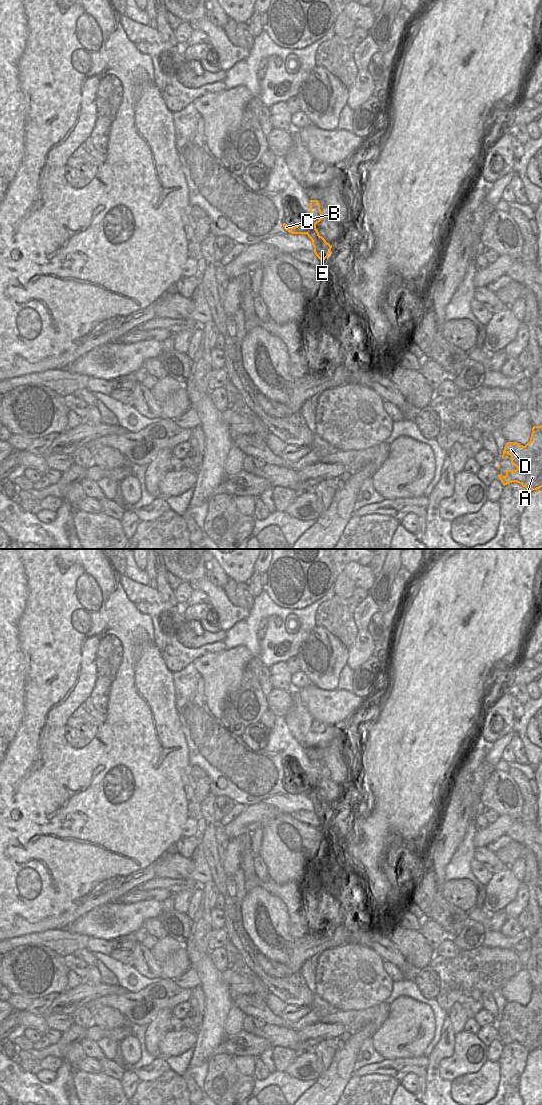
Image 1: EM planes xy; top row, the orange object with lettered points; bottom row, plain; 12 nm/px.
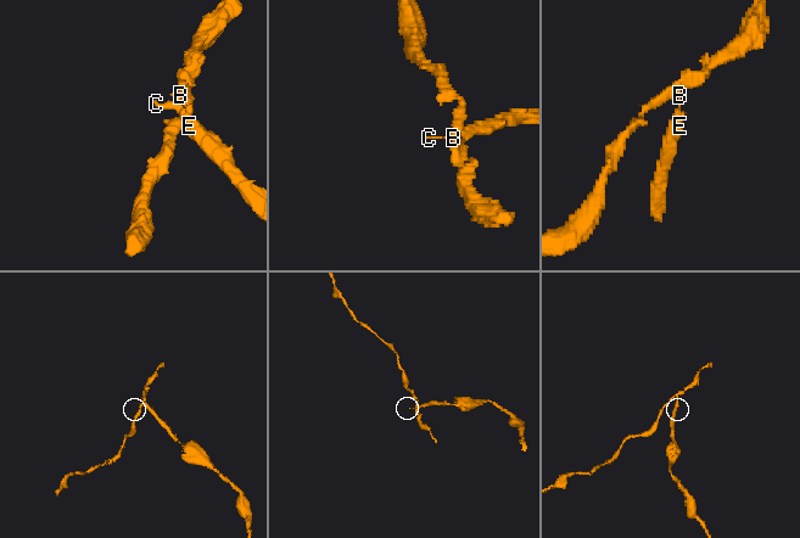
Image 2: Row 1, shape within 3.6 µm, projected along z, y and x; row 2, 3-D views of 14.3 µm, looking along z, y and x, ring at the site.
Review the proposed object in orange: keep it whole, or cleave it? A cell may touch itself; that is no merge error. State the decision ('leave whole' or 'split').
split

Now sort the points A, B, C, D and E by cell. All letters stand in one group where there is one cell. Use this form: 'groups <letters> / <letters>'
groups A D E / B C

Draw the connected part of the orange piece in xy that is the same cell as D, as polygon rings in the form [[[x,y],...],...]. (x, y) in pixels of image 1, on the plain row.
[[[542,985],[533,986],[530,1001],[525,1006],[517,1002],[507,1002],[503,1010],[502,1019],[504,1019],[506,1013],[511,1016],[511,1023],[517,1029],[505,1030],[505,1037],[498,1034],[504,1046],[517,1042],[525,1047],[529,1053],[542,1047]]]

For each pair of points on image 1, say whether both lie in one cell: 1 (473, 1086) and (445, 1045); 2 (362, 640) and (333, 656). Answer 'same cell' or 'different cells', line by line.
1: different cells
2: different cells

